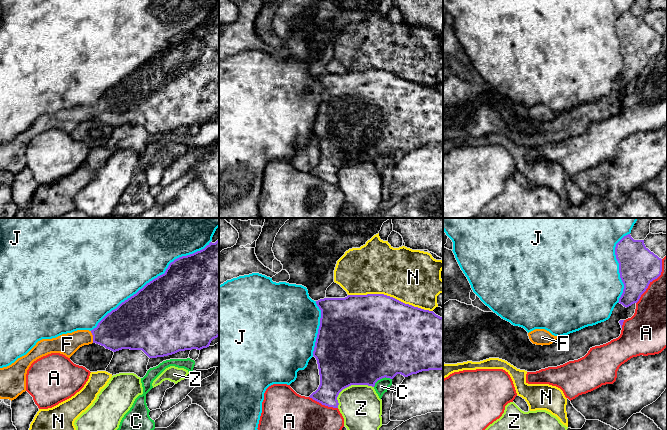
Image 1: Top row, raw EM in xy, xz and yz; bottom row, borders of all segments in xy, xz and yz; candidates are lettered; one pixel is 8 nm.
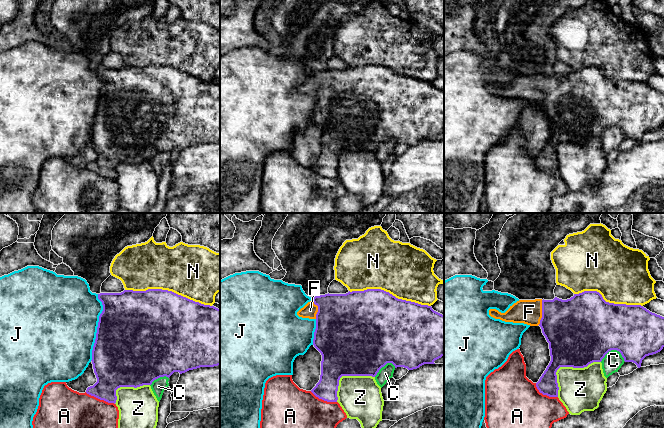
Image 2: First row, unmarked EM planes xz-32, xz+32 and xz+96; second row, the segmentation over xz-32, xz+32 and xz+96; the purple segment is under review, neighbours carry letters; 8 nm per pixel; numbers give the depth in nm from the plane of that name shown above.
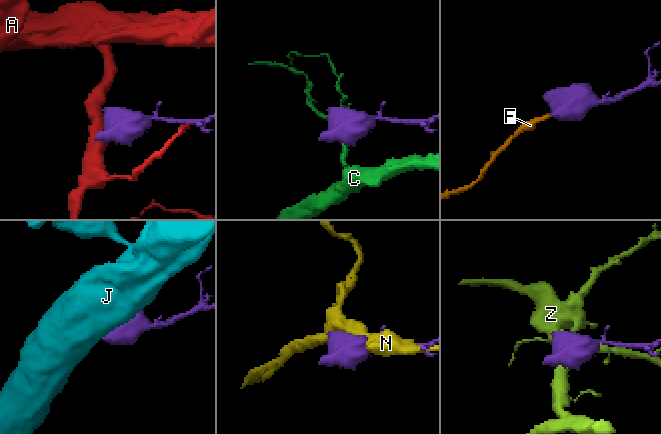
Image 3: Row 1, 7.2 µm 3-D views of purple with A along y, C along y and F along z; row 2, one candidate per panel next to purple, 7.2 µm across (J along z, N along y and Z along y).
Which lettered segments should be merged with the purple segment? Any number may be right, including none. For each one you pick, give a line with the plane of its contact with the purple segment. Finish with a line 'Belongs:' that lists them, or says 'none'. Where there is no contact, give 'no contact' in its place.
F: contact in xy
Belongs: F

